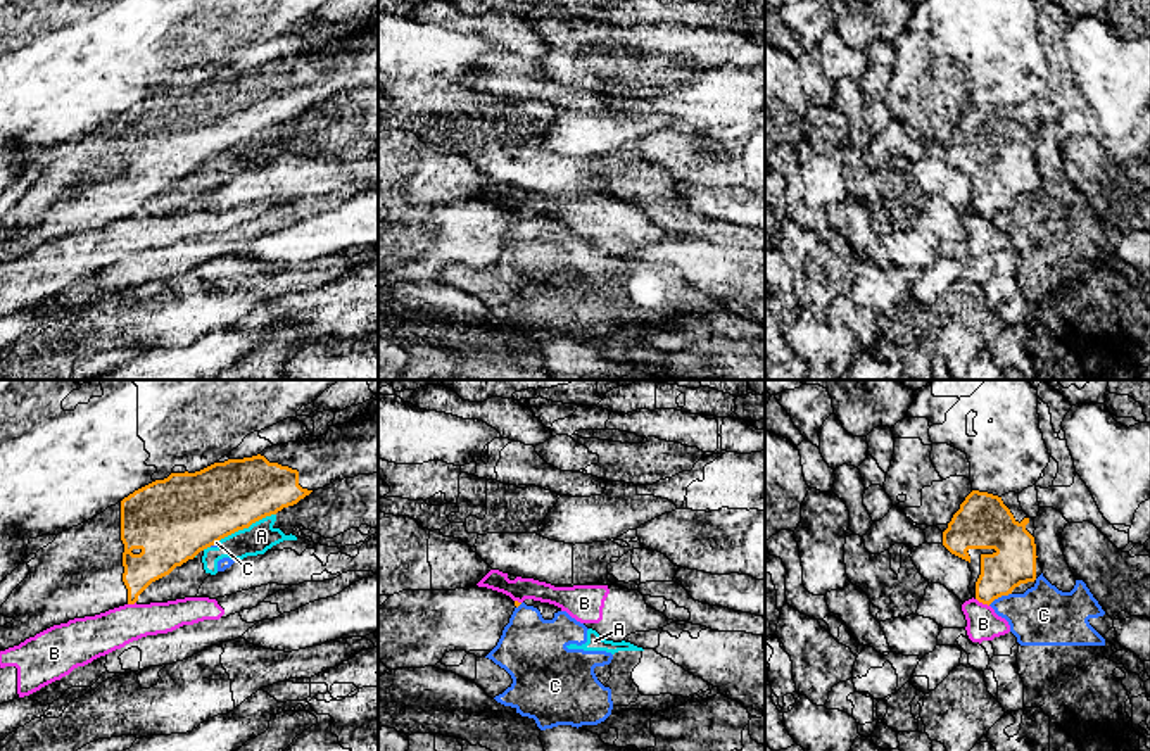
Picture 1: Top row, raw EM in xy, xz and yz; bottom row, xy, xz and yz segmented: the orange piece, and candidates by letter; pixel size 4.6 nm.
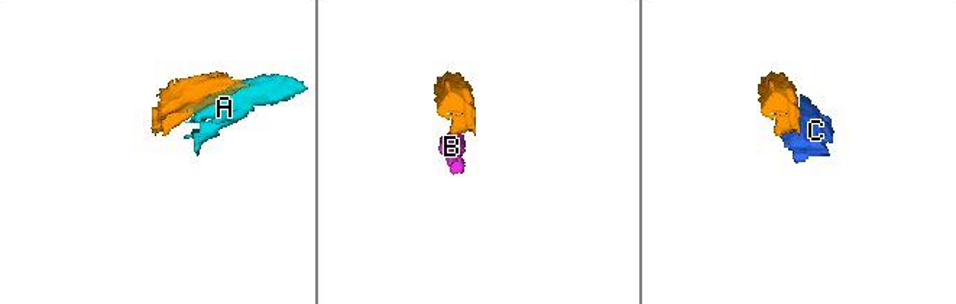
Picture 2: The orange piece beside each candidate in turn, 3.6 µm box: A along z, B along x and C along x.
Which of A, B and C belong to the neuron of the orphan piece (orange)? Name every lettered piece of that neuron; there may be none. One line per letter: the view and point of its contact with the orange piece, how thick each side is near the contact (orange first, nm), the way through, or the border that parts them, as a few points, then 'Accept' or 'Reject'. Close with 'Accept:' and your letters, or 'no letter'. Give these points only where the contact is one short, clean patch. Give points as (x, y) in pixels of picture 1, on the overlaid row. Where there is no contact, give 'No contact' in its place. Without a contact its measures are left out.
A: Touches orange at xy (246, 527). Thickness 360 nm (orange) against 140 nm. Reject
B: Touches orange at yz (983, 603). Thickness 200 nm (orange) against 160 nm. Boundary: yz (976, 598), (988, 606). Reject
C: Touches orange at yz (998, 596). Thickness 200 nm (orange) against 280 nm. Reject
Accept: no letter

